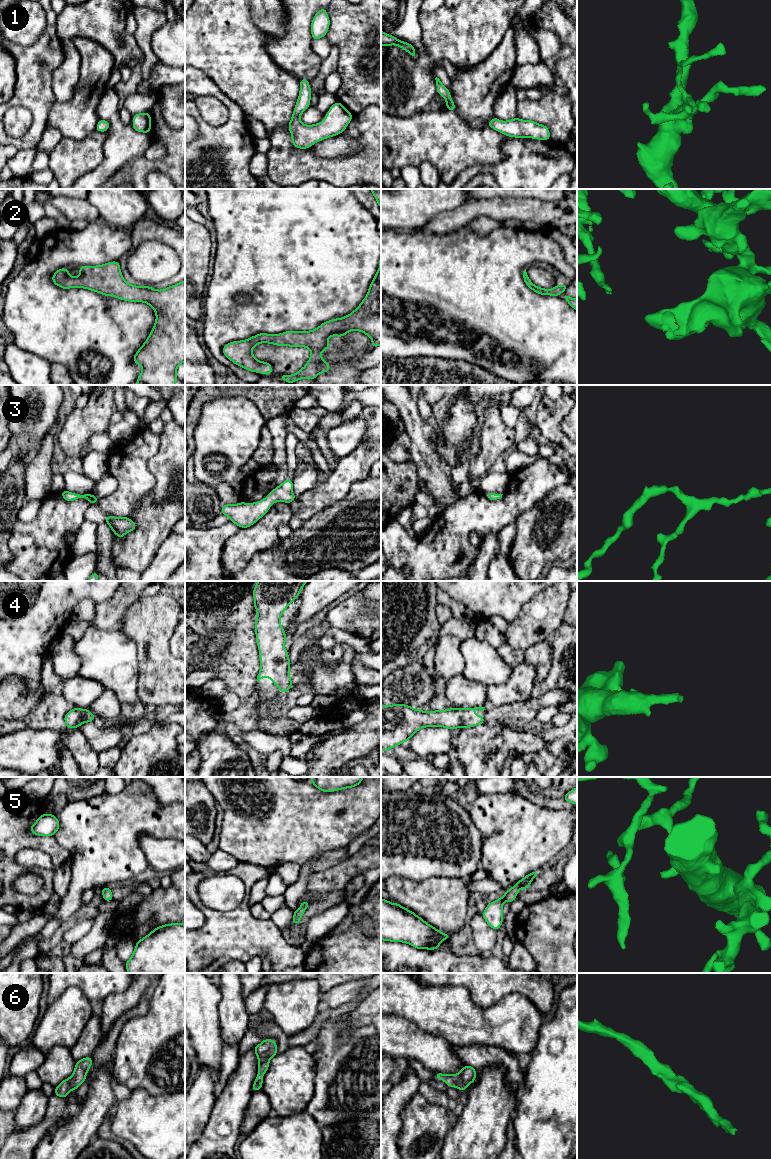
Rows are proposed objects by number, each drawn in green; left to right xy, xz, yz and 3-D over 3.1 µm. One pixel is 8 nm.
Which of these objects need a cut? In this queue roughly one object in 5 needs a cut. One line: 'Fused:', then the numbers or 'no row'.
Fused: no row

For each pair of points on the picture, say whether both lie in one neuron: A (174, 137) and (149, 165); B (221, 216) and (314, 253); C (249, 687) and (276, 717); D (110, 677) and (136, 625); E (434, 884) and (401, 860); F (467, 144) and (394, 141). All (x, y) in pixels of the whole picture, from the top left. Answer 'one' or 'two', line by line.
A: one
B: one
C: two
D: two
E: two
F: one

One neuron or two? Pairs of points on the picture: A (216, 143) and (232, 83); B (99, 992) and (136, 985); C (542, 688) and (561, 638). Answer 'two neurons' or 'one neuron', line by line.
A: two neurons
B: two neurons
C: one neuron

